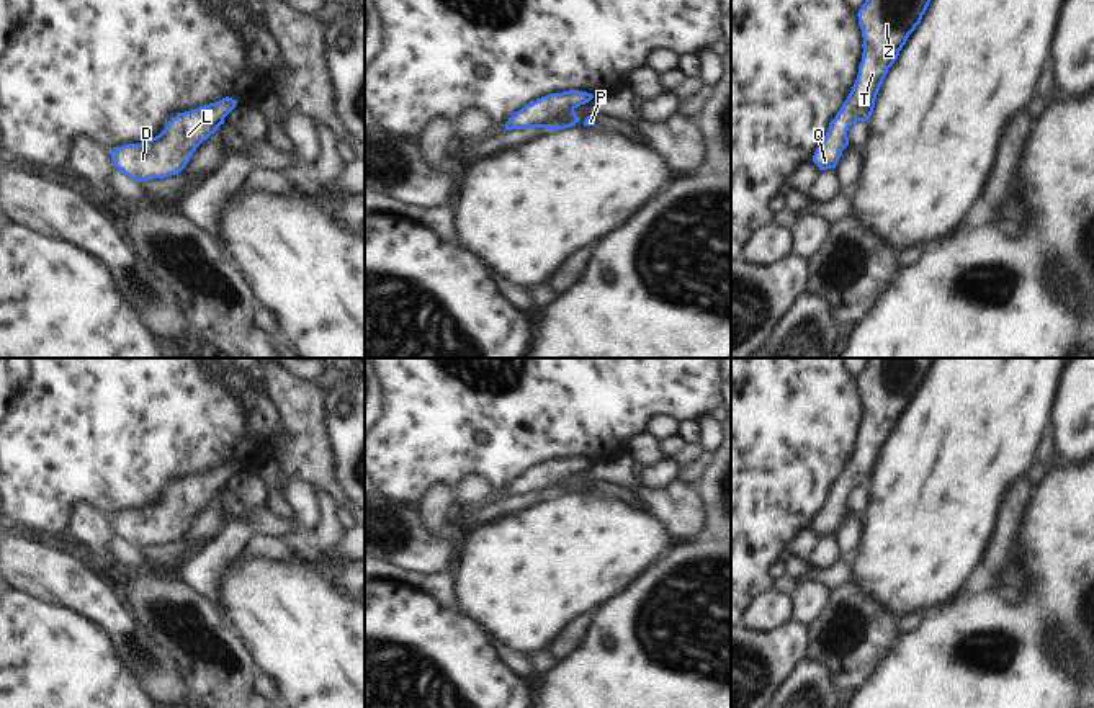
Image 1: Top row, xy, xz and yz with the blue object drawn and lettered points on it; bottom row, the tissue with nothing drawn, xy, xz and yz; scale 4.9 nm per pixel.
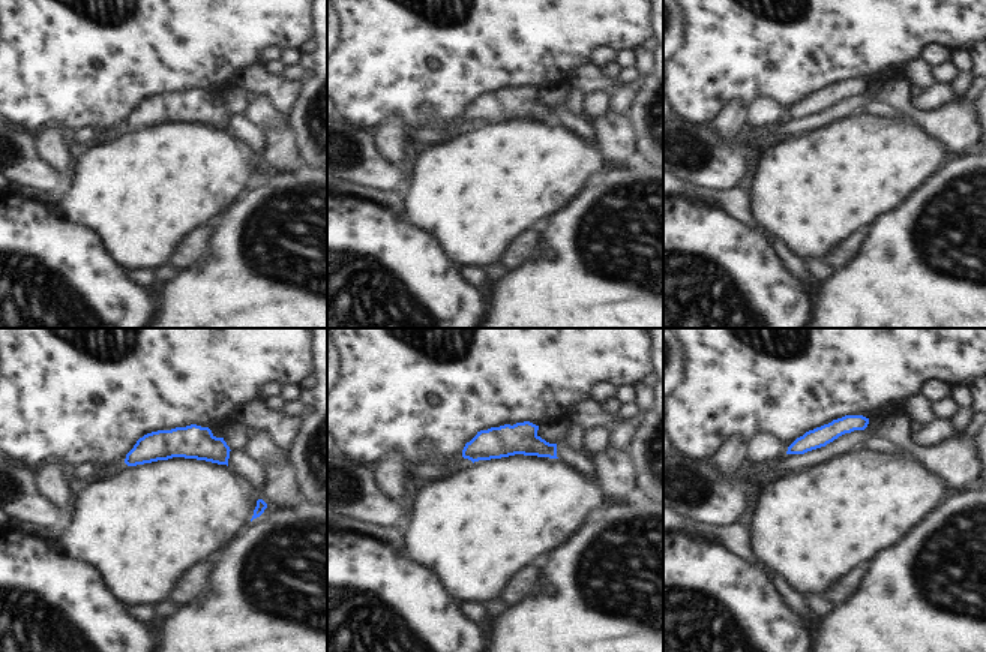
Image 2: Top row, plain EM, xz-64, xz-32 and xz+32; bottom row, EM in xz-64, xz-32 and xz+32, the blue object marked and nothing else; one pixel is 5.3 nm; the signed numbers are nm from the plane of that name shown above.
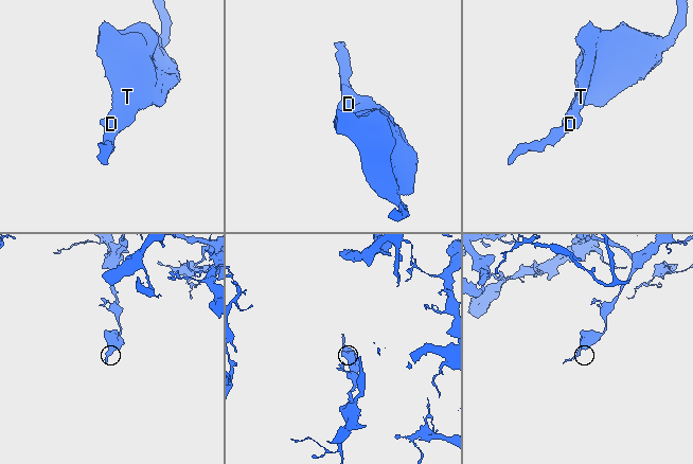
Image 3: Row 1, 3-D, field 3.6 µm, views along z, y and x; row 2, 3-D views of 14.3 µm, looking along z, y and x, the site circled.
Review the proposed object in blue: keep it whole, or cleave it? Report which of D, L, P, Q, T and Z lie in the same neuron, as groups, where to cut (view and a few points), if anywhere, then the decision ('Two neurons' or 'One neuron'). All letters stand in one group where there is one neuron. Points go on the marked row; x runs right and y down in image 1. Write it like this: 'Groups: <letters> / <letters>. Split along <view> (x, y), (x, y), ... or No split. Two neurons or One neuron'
Groups: D L P Q T Z. No split. One neuron

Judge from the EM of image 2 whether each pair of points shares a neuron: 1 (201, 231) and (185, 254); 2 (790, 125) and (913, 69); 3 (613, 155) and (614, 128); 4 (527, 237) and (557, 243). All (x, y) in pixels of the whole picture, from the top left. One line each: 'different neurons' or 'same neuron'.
1: same neuron
2: different neurons
3: same neuron
4: different neurons

